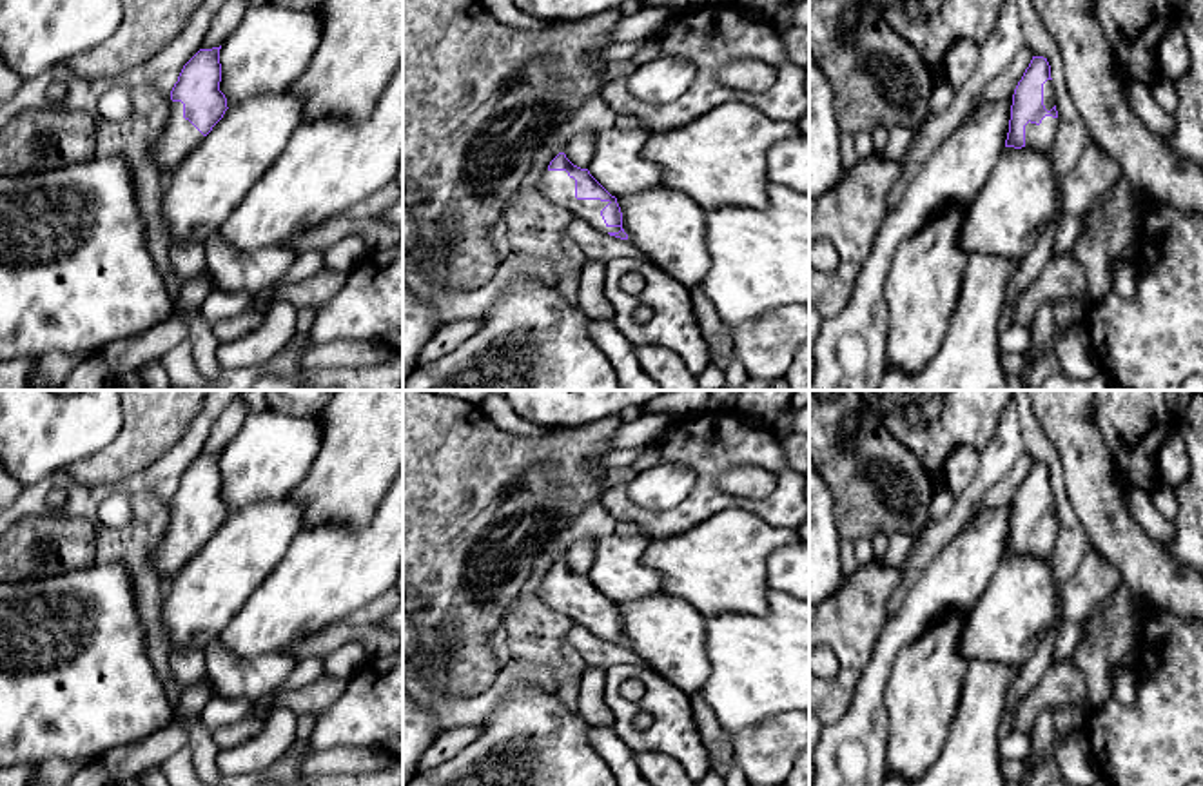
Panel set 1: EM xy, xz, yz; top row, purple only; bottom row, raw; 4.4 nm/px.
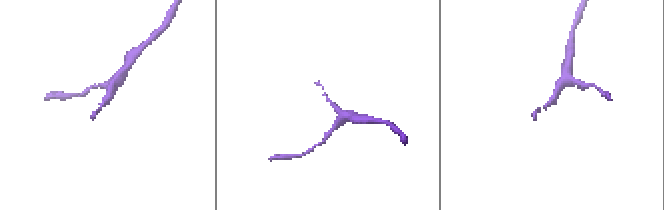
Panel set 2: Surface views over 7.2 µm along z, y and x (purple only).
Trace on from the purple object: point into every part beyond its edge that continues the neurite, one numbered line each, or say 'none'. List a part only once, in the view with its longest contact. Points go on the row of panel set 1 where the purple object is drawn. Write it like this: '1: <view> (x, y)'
1: xz (556, 186)

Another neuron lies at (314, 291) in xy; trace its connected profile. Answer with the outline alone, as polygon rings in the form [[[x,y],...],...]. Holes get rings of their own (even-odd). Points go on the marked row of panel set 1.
[[[325,267],[314,276],[281,285],[265,310],[249,309],[249,312],[265,318],[276,301],[292,303],[298,310],[305,307],[319,309],[347,283],[347,280],[347,272]]]

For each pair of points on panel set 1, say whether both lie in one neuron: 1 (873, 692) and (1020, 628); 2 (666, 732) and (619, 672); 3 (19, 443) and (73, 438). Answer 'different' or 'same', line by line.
1: different
2: same
3: same

